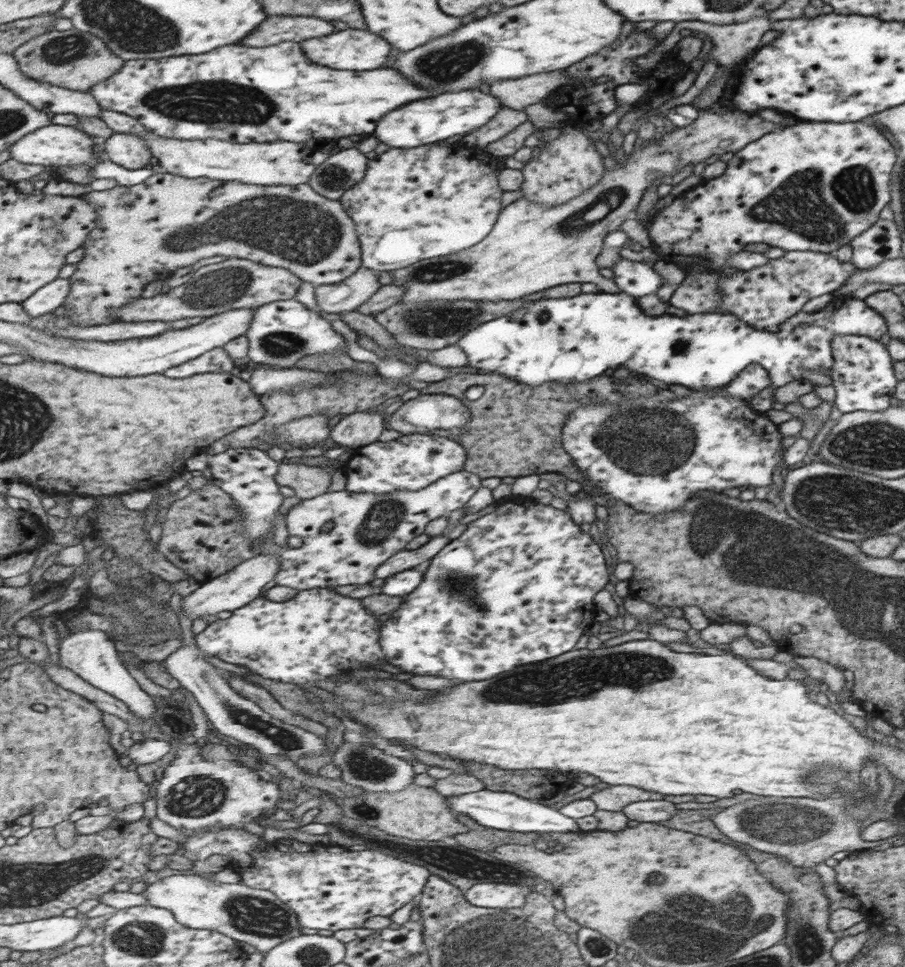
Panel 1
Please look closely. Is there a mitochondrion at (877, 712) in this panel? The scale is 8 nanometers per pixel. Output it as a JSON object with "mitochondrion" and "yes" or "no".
{"mitochondrion":"no"}

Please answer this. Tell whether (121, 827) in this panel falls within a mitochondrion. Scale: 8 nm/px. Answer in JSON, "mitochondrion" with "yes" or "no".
{"mitochondrion":"no"}

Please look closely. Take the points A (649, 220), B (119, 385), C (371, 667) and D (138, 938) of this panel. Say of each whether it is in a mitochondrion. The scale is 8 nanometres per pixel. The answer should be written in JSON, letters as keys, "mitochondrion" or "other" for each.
{"A":"other","B":"other","C":"other","D":"mitochondrion"}

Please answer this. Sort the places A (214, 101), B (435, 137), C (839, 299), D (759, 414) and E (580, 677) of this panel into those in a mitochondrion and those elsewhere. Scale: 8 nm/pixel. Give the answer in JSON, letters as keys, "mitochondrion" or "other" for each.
{"A":"mitochondrion","B":"other","C":"other","D":"other","E":"mitochondrion"}

